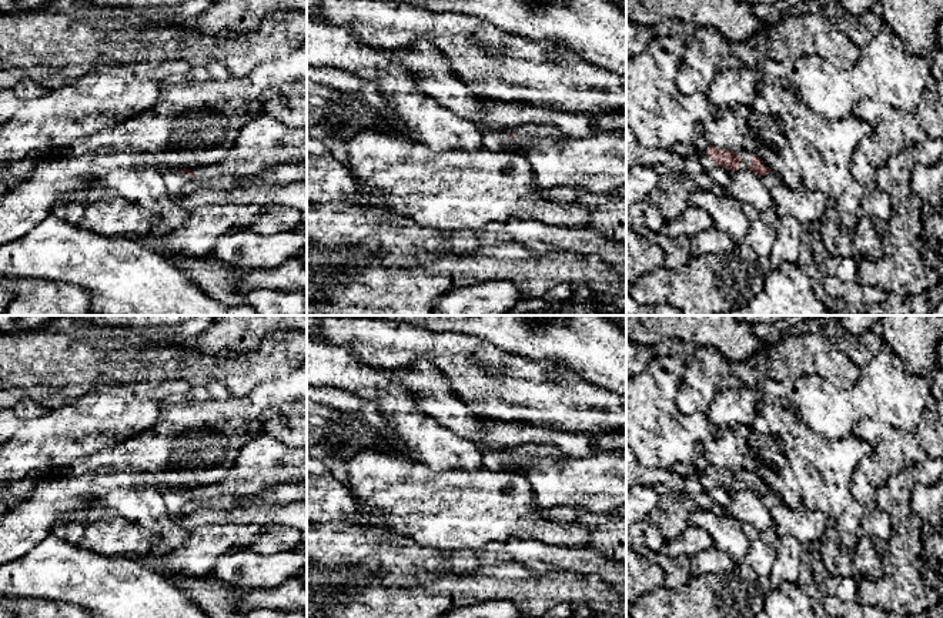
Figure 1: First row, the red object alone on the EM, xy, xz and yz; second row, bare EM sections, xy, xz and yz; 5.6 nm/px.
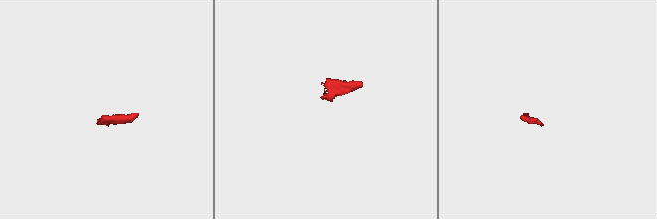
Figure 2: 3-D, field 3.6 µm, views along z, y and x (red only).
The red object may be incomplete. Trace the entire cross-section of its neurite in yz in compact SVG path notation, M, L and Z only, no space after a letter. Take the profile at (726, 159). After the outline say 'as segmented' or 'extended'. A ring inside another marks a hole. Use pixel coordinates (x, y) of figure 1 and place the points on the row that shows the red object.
M710 146L705 154L710 157L716 166L729 168L732 173L746 170L762 177L772 171L769 166L755 154L752 147L748 146L736 153Z; extended

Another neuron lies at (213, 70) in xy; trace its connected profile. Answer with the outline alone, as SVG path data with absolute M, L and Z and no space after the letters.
M213 59L205 63L193 64L191 70L184 77L178 78L185 83L201 83L201 81L224 81L231 74L220 60Z

